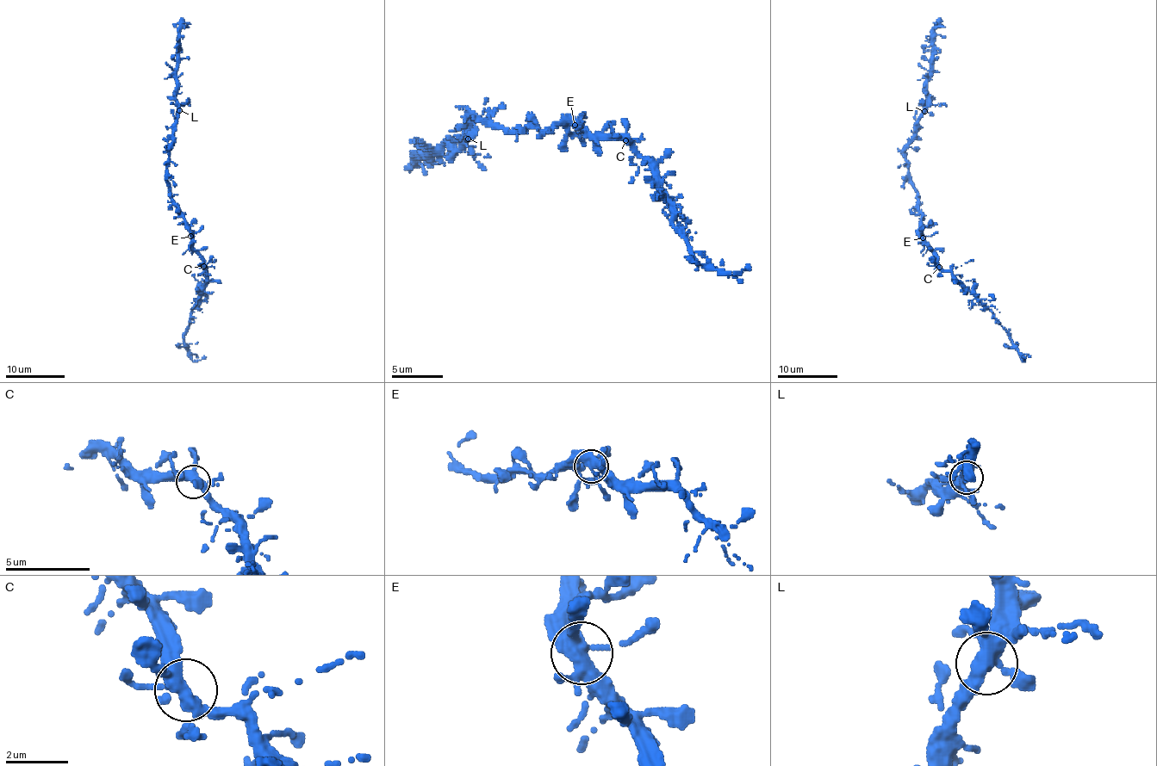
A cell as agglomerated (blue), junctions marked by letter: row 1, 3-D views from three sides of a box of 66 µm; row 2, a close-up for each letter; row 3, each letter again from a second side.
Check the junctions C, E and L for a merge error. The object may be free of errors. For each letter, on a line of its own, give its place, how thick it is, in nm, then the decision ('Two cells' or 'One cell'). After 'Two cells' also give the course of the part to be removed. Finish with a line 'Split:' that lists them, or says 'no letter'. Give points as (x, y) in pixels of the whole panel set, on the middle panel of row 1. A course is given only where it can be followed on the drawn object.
C: Place: (625, 140). Thickness 380 nm. One cell
E: Place: (575, 125). Thickness 400 nm. One cell
L: Place: (468, 138). Thickness 360 nm. One cell
Split: no letter

